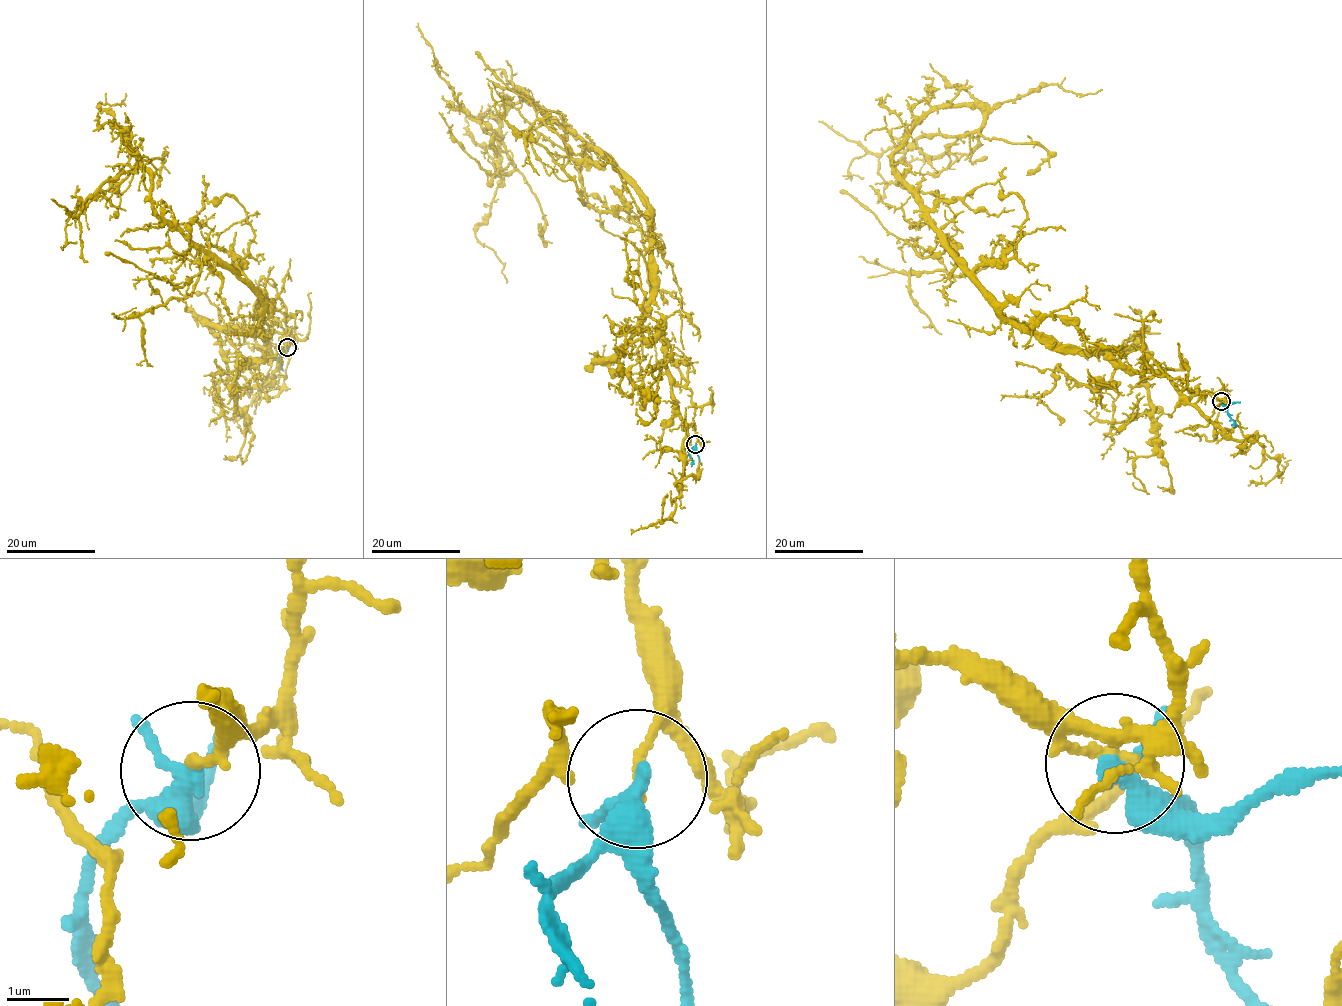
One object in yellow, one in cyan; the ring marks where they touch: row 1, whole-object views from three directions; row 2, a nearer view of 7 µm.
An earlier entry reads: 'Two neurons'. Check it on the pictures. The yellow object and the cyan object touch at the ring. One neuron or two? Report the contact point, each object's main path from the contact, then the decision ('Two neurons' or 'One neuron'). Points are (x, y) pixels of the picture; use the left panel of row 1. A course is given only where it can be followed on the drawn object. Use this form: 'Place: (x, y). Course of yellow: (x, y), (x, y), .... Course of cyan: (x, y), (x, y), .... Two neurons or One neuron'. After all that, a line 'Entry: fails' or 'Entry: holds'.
Place: (287, 347). Course of yellow: (287, 346), (275, 358), (245, 330), (262, 301), (155, 212), (126, 136), (131, 170), (75, 215), (52, 198). Course of cyan: (287, 346), (279, 356), (280, 369). Two neurons
Entry: holds

